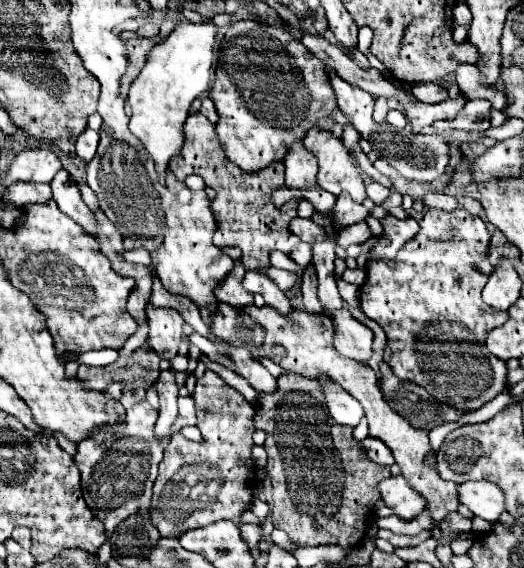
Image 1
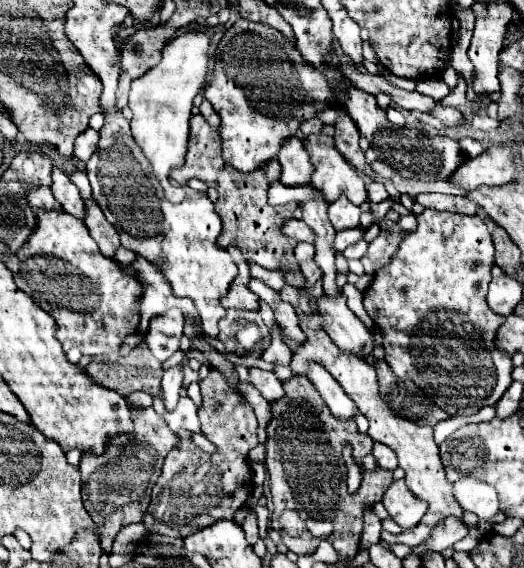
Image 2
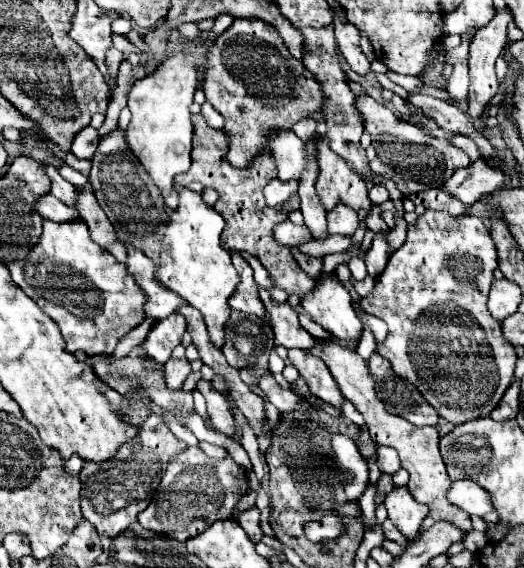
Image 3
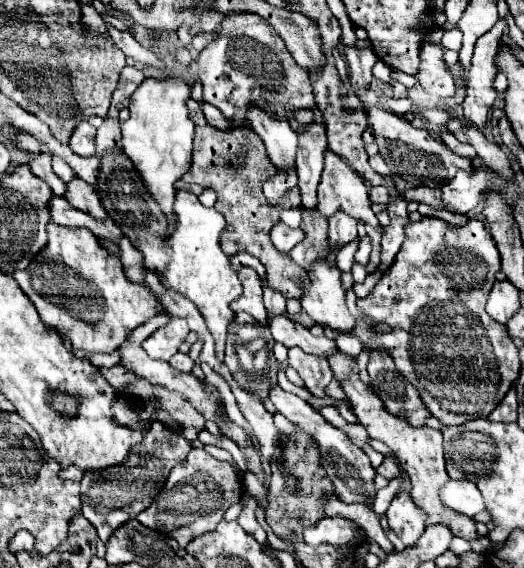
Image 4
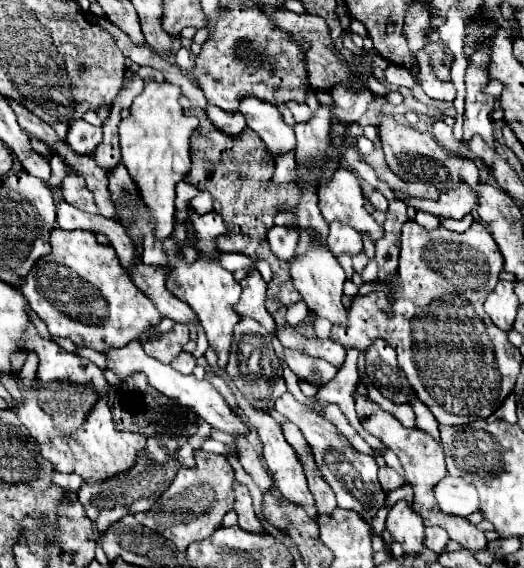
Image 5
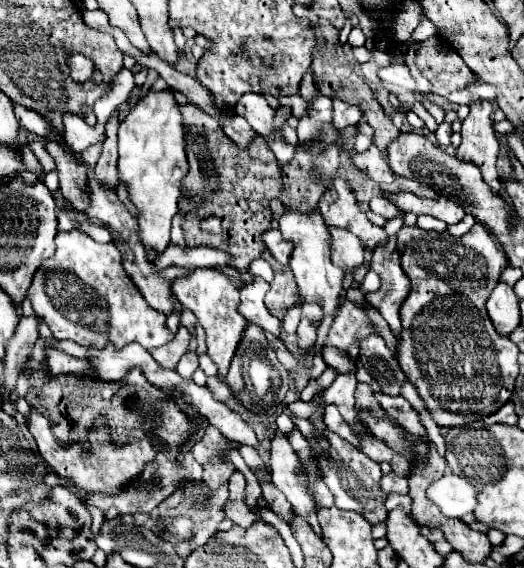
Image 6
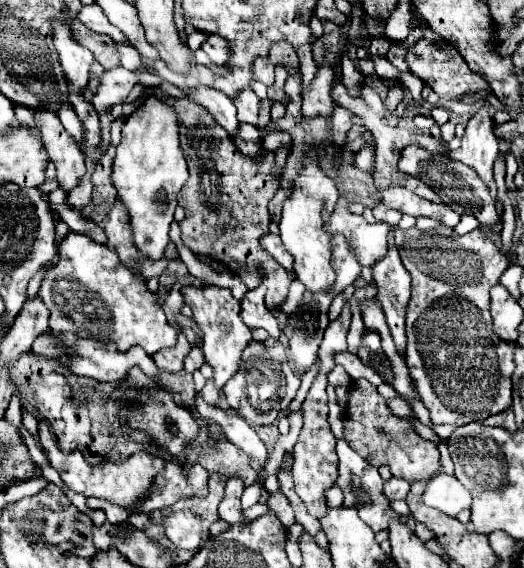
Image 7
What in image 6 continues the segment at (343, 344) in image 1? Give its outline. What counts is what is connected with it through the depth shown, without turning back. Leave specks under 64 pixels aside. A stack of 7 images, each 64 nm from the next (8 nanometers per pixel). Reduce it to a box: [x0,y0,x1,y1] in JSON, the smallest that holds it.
[280,210,344,316]

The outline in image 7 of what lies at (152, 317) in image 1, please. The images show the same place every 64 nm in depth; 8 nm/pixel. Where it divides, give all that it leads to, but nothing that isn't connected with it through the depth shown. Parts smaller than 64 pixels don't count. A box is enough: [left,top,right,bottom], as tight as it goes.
[154,332,190,372]

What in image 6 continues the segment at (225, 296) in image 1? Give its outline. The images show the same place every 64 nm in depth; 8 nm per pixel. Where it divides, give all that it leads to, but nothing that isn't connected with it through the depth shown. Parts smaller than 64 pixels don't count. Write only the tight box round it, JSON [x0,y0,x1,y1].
[238,276,280,336]

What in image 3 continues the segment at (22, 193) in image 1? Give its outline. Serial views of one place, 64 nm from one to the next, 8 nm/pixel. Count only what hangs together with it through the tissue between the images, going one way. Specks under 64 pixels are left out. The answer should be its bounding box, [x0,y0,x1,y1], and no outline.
[34,194,80,220]

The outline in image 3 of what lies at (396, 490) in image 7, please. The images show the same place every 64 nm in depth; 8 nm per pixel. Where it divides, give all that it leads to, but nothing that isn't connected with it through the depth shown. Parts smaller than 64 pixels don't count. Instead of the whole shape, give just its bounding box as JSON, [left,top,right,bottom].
[378,446,400,474]

